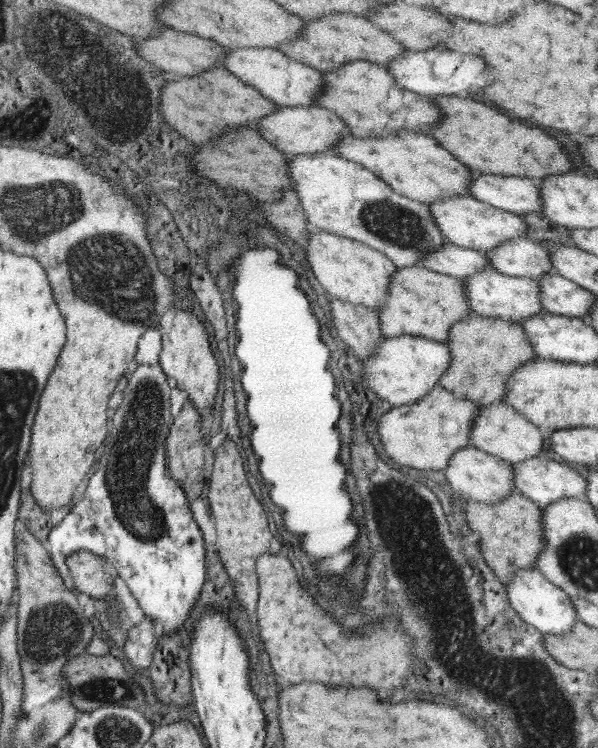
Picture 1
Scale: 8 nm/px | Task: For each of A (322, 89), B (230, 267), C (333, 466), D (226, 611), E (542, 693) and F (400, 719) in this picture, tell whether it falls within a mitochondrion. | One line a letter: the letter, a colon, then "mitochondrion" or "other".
A: other
B: other
C: other
D: other
E: mitochondrion
F: other

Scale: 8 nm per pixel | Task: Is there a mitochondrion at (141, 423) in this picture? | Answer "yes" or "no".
yes

